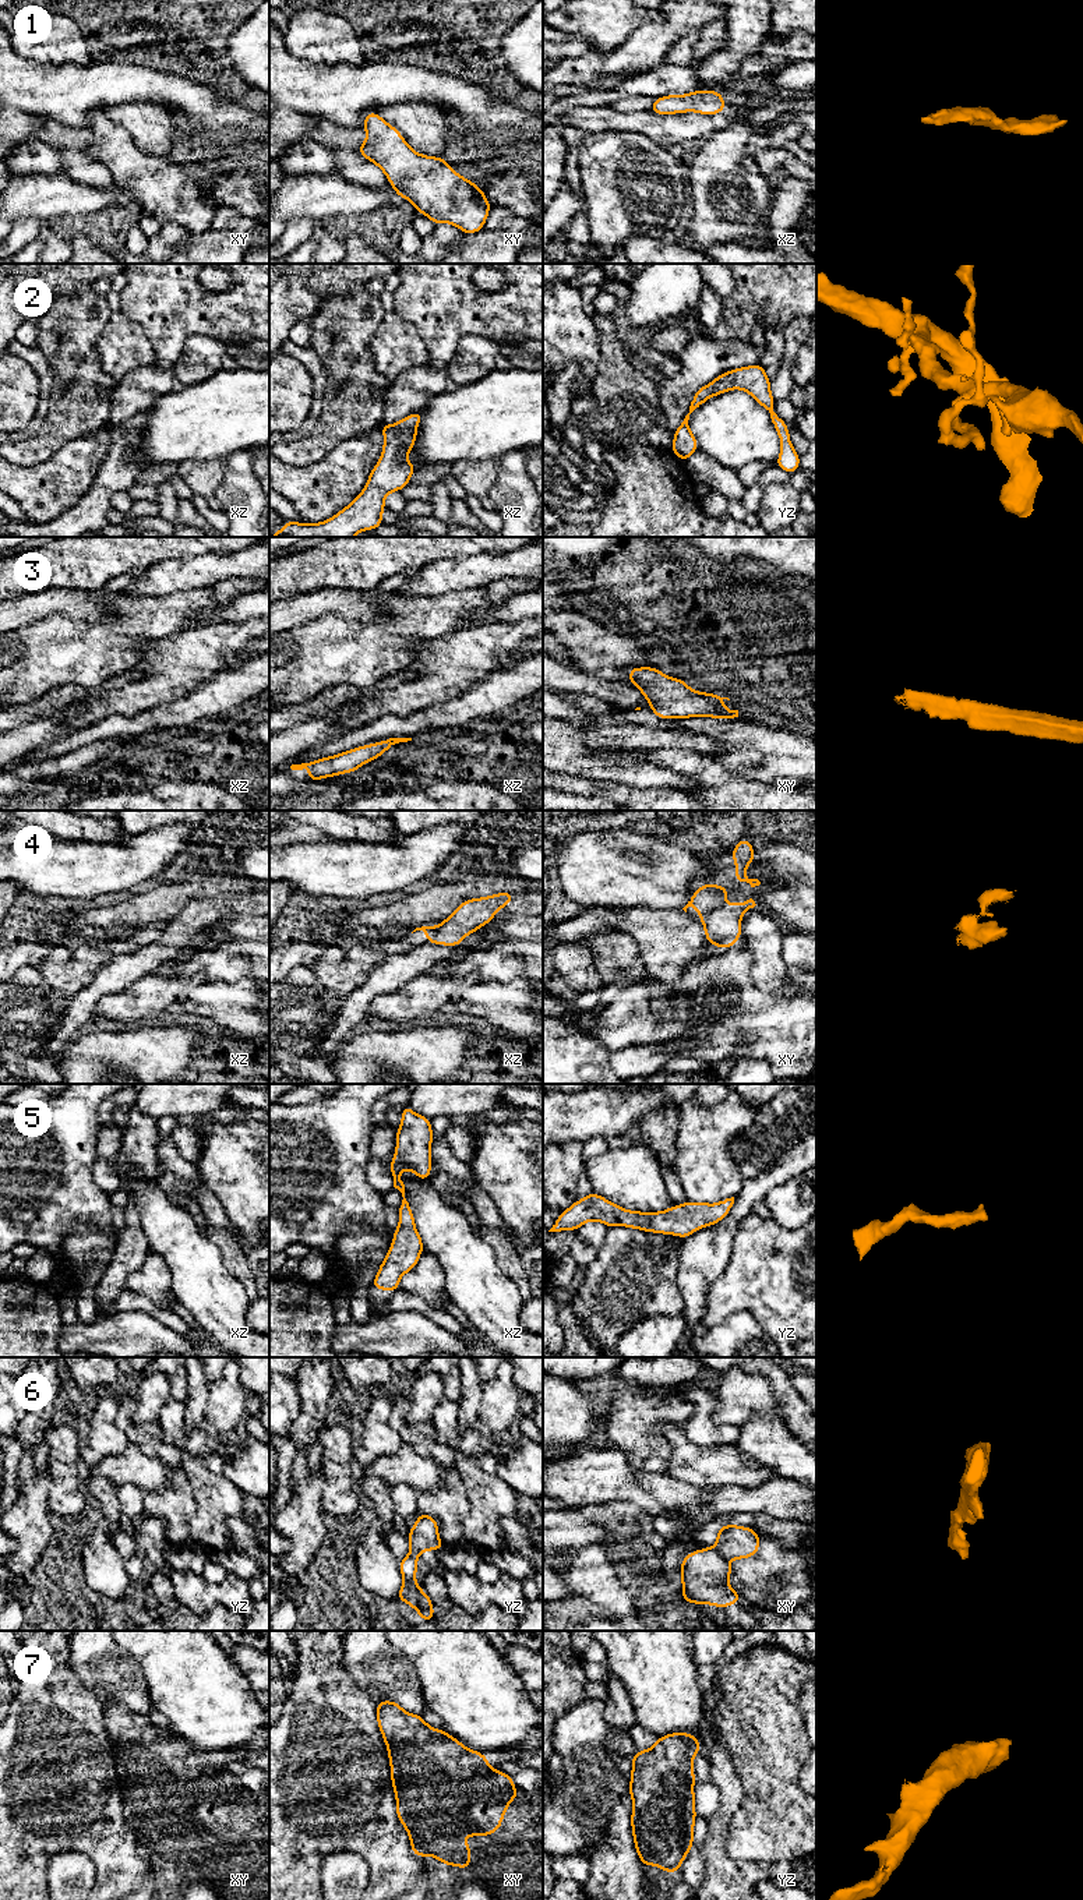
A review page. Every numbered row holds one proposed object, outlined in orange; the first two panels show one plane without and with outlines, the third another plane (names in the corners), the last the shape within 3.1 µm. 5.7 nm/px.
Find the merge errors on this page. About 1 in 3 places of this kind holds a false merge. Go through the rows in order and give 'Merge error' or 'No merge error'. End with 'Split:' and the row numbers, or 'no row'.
1: No merge error
2: No merge error
3: No merge error
4: Merge error
5: No merge error
6: Merge error
7: No merge error
Split: 4, 6

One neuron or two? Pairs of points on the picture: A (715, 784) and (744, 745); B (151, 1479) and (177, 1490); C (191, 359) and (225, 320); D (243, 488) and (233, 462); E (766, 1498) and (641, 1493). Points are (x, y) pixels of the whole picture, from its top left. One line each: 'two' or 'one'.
A: two
B: two
C: two
D: one
E: two

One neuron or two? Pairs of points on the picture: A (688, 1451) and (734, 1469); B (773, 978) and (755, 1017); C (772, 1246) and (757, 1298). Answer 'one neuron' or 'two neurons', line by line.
A: one neuron
B: two neurons
C: one neuron

